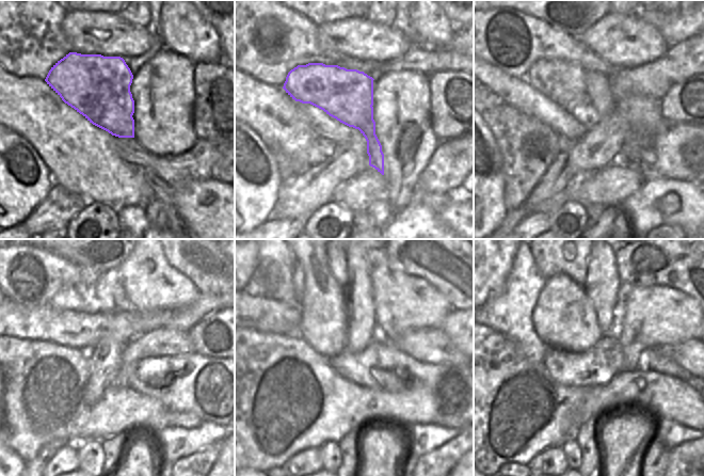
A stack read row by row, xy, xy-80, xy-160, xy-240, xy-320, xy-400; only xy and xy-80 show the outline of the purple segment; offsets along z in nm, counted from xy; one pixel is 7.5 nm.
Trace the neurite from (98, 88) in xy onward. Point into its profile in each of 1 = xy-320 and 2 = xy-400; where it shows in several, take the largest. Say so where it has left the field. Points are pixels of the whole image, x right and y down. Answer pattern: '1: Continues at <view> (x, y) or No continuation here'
1: Continues at xy-320 (336, 260)
2: Continues at xy-400 (549, 260)

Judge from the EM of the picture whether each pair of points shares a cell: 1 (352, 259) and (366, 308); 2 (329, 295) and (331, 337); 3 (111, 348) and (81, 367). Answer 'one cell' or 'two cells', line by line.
1: one cell
2: one cell
3: two cells

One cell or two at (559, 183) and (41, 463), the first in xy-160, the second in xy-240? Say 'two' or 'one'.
one

